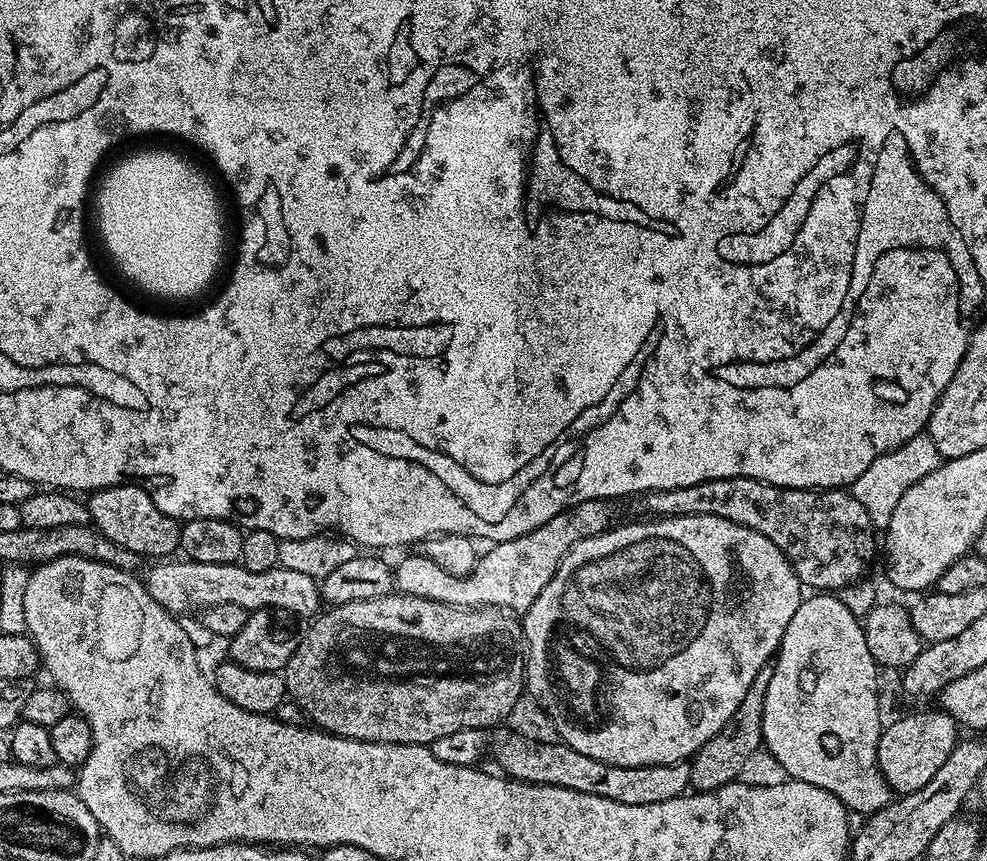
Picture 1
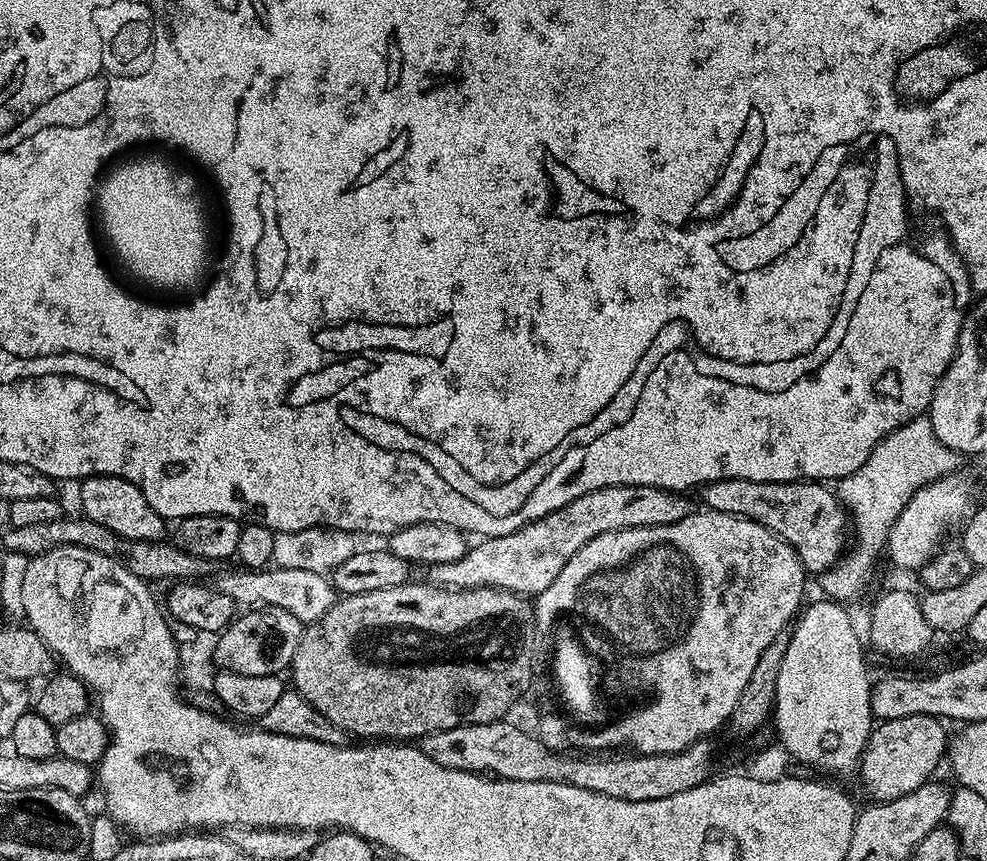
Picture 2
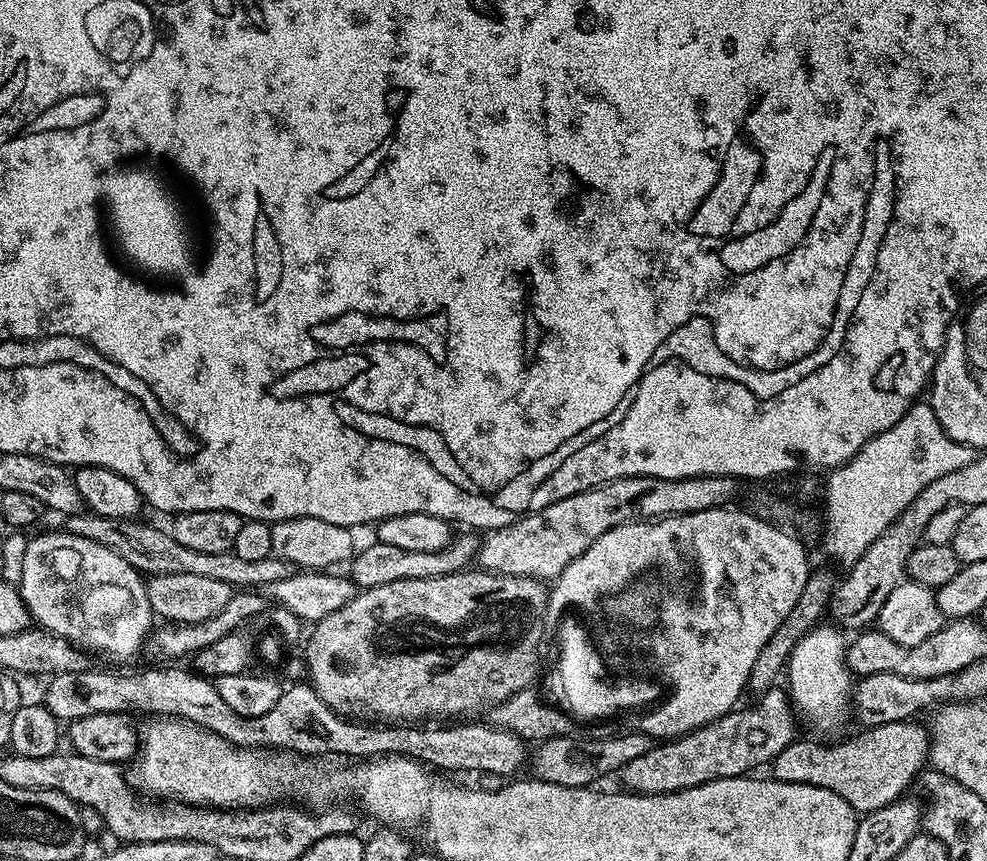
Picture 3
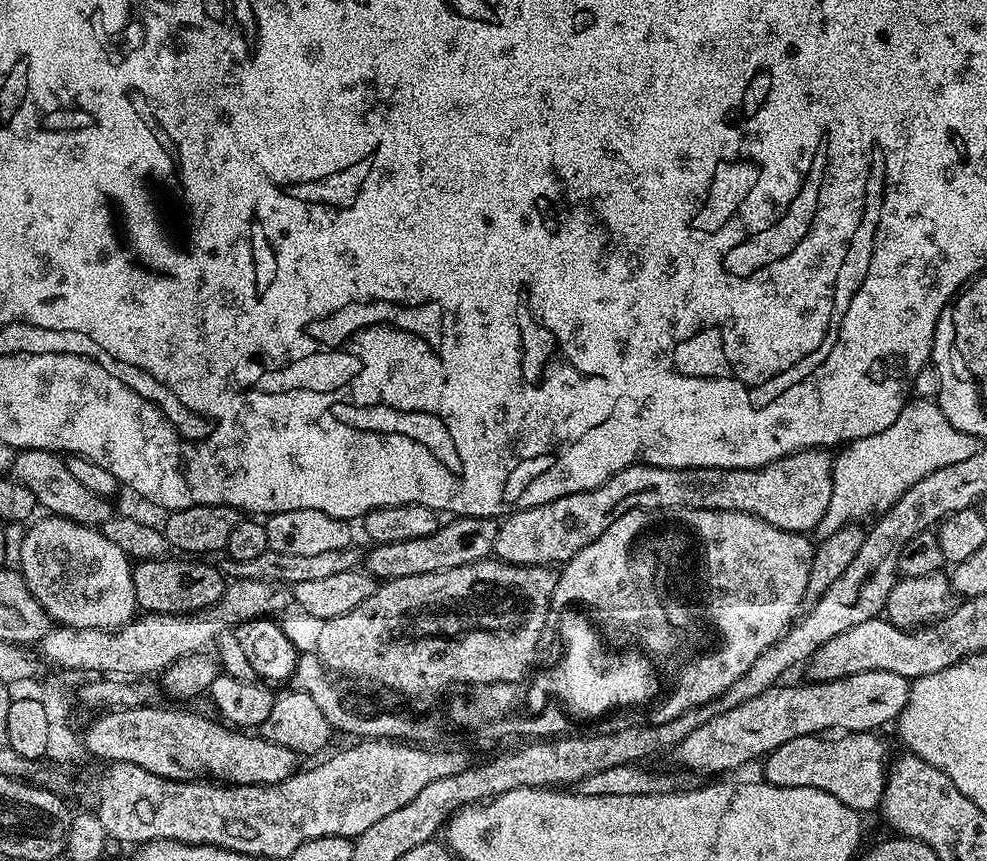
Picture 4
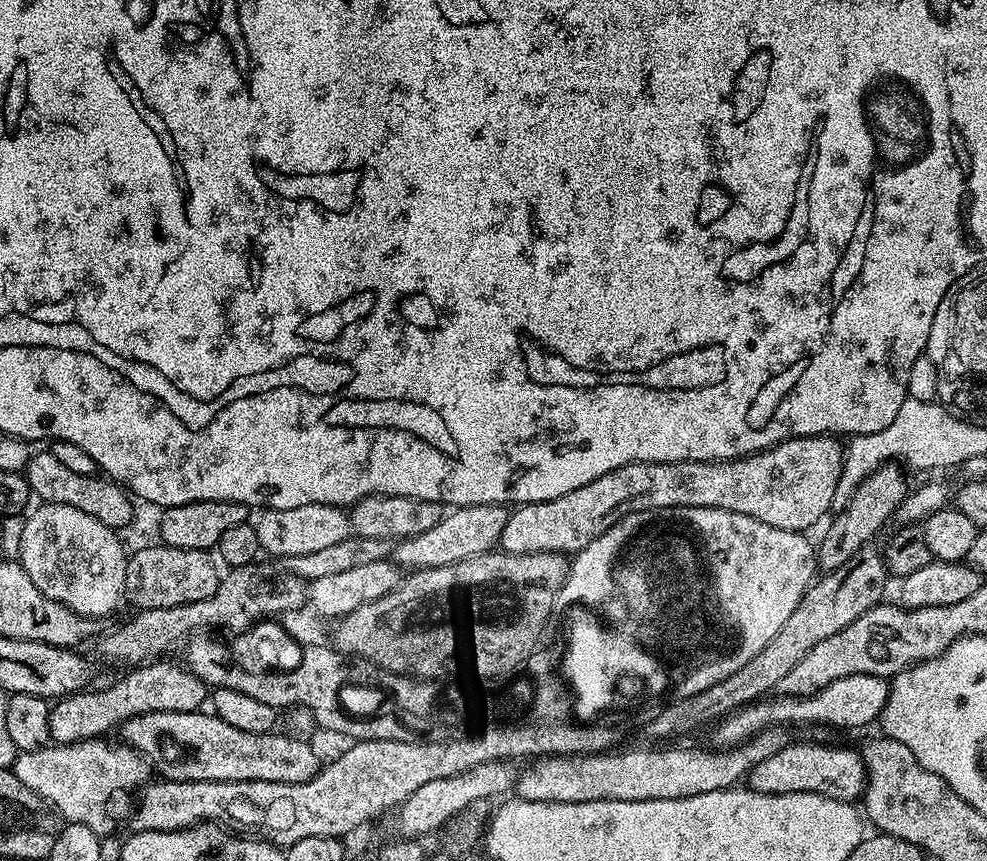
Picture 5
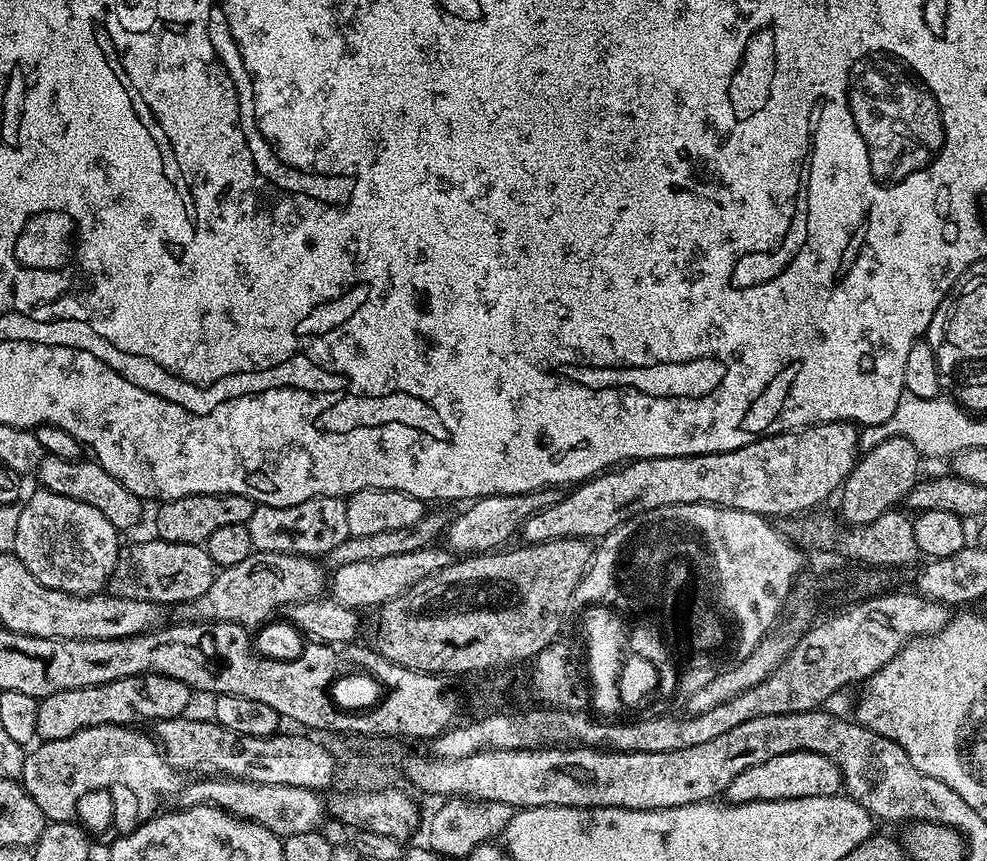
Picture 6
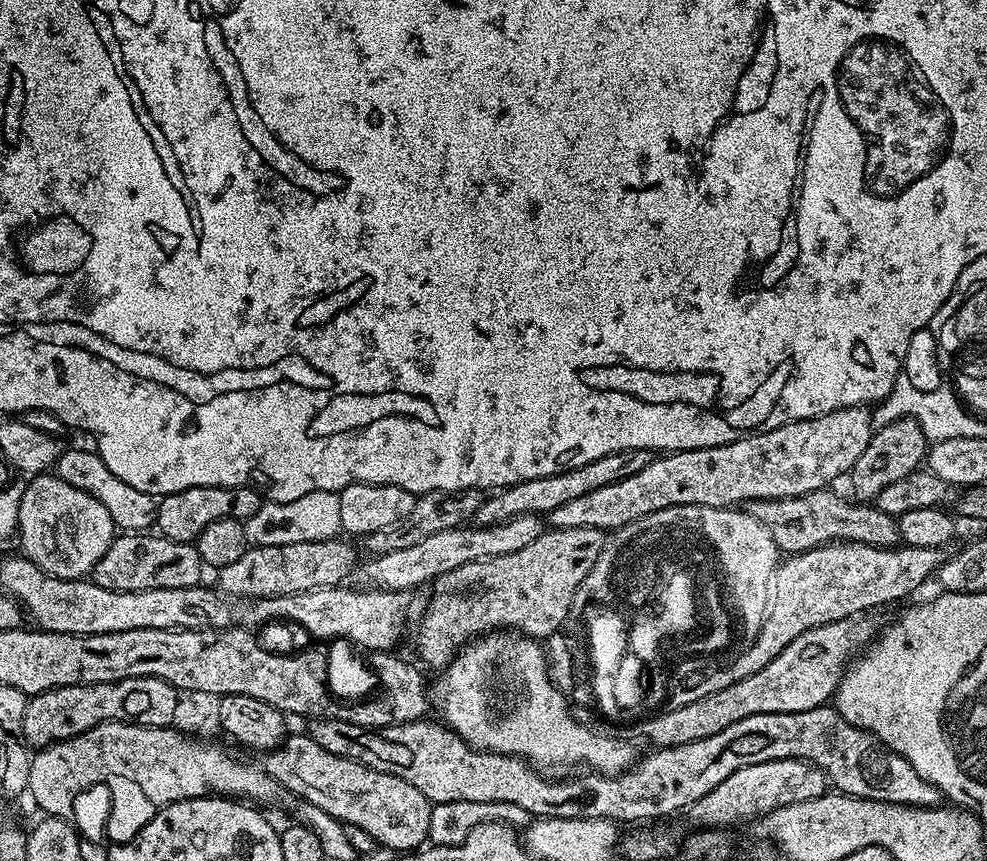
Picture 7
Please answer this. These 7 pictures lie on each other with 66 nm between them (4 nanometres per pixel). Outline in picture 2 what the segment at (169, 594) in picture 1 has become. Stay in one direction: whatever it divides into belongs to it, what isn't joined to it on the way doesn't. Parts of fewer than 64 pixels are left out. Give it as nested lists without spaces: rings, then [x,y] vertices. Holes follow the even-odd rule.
[[[269,566],[263,570],[239,570],[240,572],[228,572],[220,581],[215,581],[216,587],[222,594],[226,594],[238,606],[260,606],[269,608],[281,608],[294,618],[298,618],[301,624],[307,626],[313,624],[322,614],[326,614],[336,604],[338,593],[332,587],[332,581],[327,575],[307,570],[294,570]]]

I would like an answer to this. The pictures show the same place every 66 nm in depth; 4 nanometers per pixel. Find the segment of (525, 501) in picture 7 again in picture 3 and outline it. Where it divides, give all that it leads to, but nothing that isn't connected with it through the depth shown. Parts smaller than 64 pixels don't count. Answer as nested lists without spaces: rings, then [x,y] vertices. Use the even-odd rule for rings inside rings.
[[[464,530],[453,535],[442,550],[427,552],[426,550],[402,550],[399,546],[386,546],[379,542],[371,542],[364,549],[362,547],[350,560],[350,579],[357,589],[377,588],[386,586],[386,582],[402,582],[410,578],[438,578],[451,572],[458,572],[469,567],[468,564],[477,559],[480,551],[481,537],[475,531]]]

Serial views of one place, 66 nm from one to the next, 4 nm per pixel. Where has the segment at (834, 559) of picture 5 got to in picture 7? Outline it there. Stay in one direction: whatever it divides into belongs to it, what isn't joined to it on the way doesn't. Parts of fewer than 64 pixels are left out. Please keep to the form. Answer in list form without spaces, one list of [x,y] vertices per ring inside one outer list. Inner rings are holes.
[[[897,418],[889,424],[879,425],[873,431],[866,450],[862,450],[858,462],[854,462],[850,473],[853,492],[851,495],[860,502],[875,501],[876,496],[886,490],[886,486],[898,482],[898,478],[906,478],[906,474],[917,471],[925,460],[926,441],[916,420]]]

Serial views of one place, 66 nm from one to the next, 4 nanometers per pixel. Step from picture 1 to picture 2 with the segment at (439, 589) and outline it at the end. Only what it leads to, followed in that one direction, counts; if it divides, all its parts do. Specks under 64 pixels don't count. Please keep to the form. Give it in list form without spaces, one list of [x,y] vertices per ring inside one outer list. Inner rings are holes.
[[[610,486],[602,490],[594,490],[590,494],[582,494],[582,498],[574,498],[574,502],[566,502],[566,506],[510,534],[489,536],[473,543],[467,554],[458,562],[431,565],[427,569],[427,579],[431,583],[439,584],[441,588],[501,588],[507,592],[516,592],[525,598],[535,598],[542,590],[546,590],[546,586],[550,586],[550,582],[554,582],[554,578],[558,578],[562,566],[566,566],[568,559],[578,550],[582,550],[586,542],[623,528],[666,526],[692,515],[694,505],[686,497],[684,492],[669,492],[667,488],[654,486]]]

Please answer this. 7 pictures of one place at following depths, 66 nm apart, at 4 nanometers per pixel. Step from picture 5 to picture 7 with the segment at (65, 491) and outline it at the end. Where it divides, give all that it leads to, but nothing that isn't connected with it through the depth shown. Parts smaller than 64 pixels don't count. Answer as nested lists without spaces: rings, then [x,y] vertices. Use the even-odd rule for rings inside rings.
[[[65,447],[56,460],[54,472],[66,482],[70,482],[70,486],[78,486],[78,490],[98,498],[98,502],[102,502],[102,506],[110,510],[110,518],[116,523],[117,529],[128,534],[140,534],[155,525],[157,497],[142,494],[142,490],[134,490],[134,486],[126,486],[126,482],[117,478],[110,471],[110,466],[106,466],[106,462],[102,462],[102,458],[91,447]]]

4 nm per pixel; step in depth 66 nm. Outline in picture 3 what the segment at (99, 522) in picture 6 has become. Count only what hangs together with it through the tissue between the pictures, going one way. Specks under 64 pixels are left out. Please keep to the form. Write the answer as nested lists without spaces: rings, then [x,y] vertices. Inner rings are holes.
[[[67,530],[44,532],[29,539],[18,587],[28,613],[44,631],[71,640],[89,653],[101,652],[112,660],[128,660],[138,655],[154,628],[145,577],[130,566],[126,558],[118,558],[114,550],[106,550],[106,546],[98,546],[98,542],[90,542],[90,538],[78,538]]]

